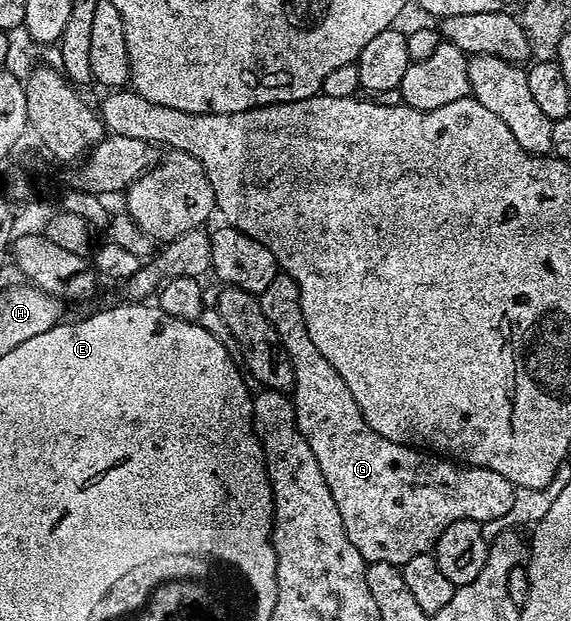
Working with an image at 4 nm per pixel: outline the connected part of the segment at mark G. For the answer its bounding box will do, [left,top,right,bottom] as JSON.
[257,272,515,568]

